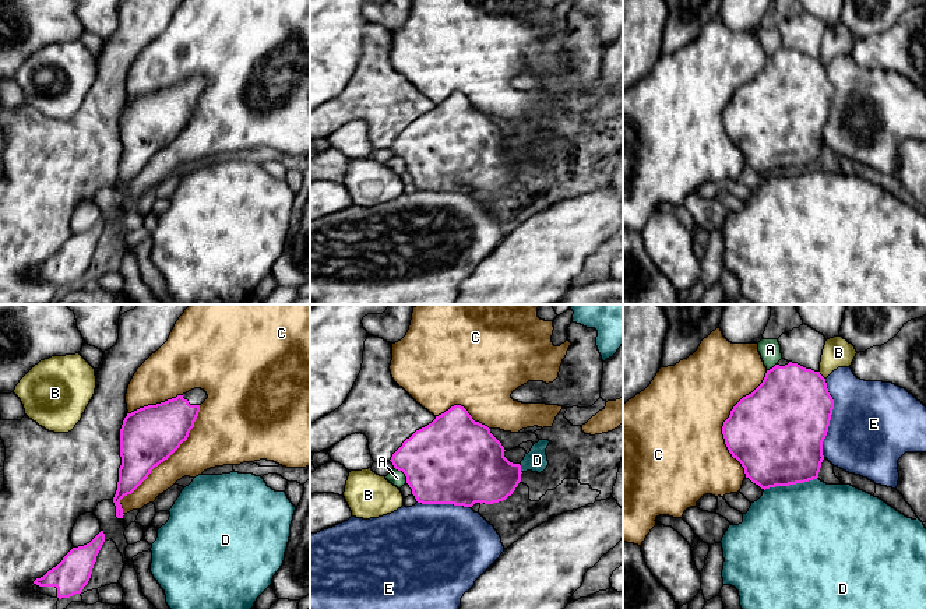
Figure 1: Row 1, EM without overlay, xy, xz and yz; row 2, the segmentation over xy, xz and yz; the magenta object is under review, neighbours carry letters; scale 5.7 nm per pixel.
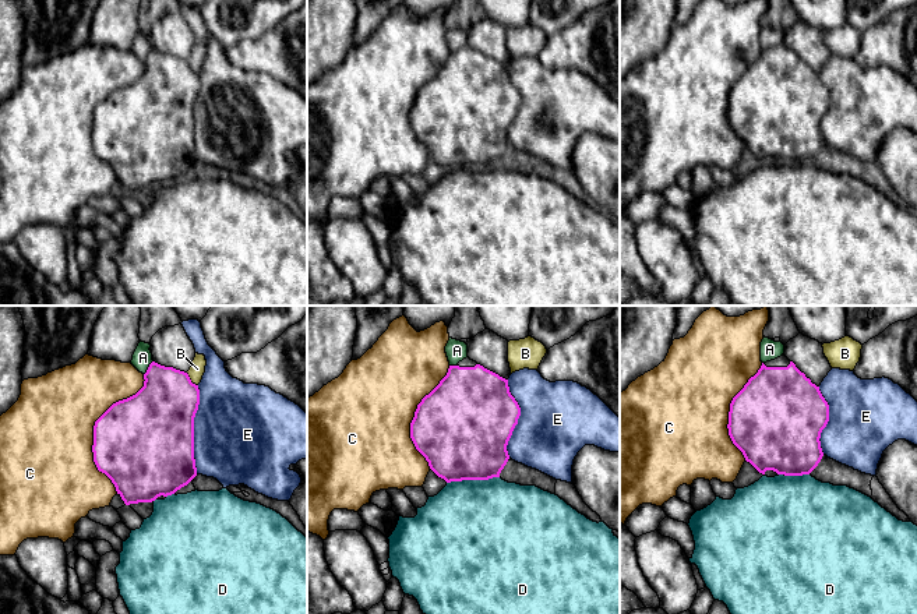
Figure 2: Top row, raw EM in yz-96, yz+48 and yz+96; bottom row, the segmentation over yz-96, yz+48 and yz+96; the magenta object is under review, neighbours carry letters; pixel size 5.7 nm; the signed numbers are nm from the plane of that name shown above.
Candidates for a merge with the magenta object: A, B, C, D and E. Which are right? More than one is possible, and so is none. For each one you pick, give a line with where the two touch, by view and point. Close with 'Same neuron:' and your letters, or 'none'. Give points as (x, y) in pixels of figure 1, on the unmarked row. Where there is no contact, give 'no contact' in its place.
Same neuron: none

